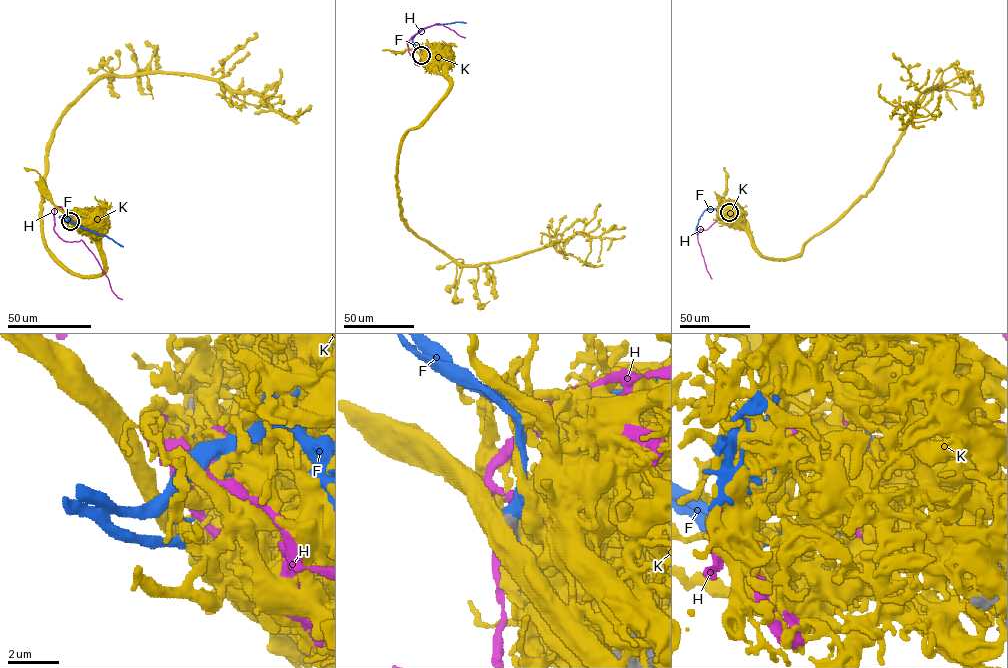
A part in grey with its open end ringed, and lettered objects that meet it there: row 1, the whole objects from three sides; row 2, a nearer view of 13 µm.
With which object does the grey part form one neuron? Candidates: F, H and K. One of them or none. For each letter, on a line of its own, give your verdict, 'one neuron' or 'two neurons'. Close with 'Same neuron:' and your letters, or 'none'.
F: one neuron
H: two neurons
K: two neurons
Same neuron: F

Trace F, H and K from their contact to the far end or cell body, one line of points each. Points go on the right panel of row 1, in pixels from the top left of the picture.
F: (729, 212), (722, 214), (717, 209), (707, 209), (699, 219), (697, 234)
H: (728, 210), (738, 209), (739, 205), (722, 201), (717, 219), (698, 234), (711, 279)
K: (729, 212), (764, 257), (794, 258), (873, 185), (915, 108), (939, 90), (908, 105), (926, 116), (940, 94)

